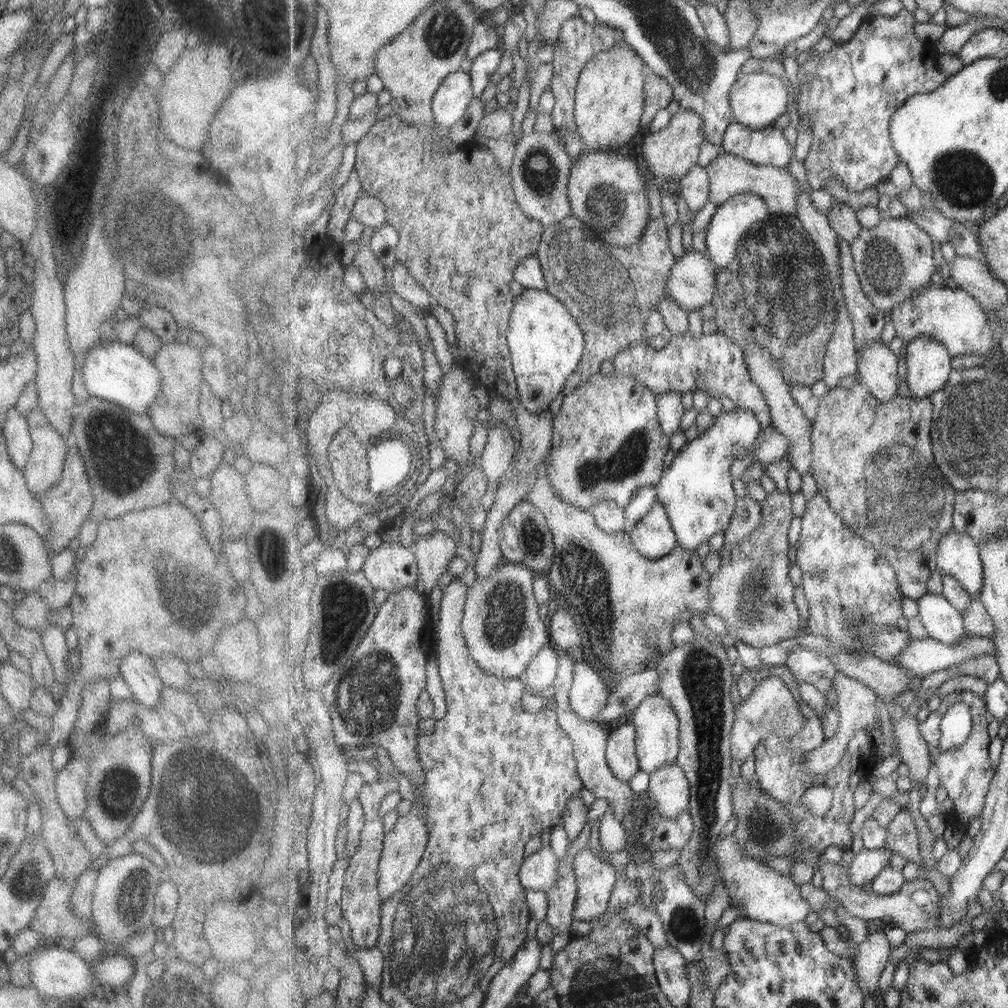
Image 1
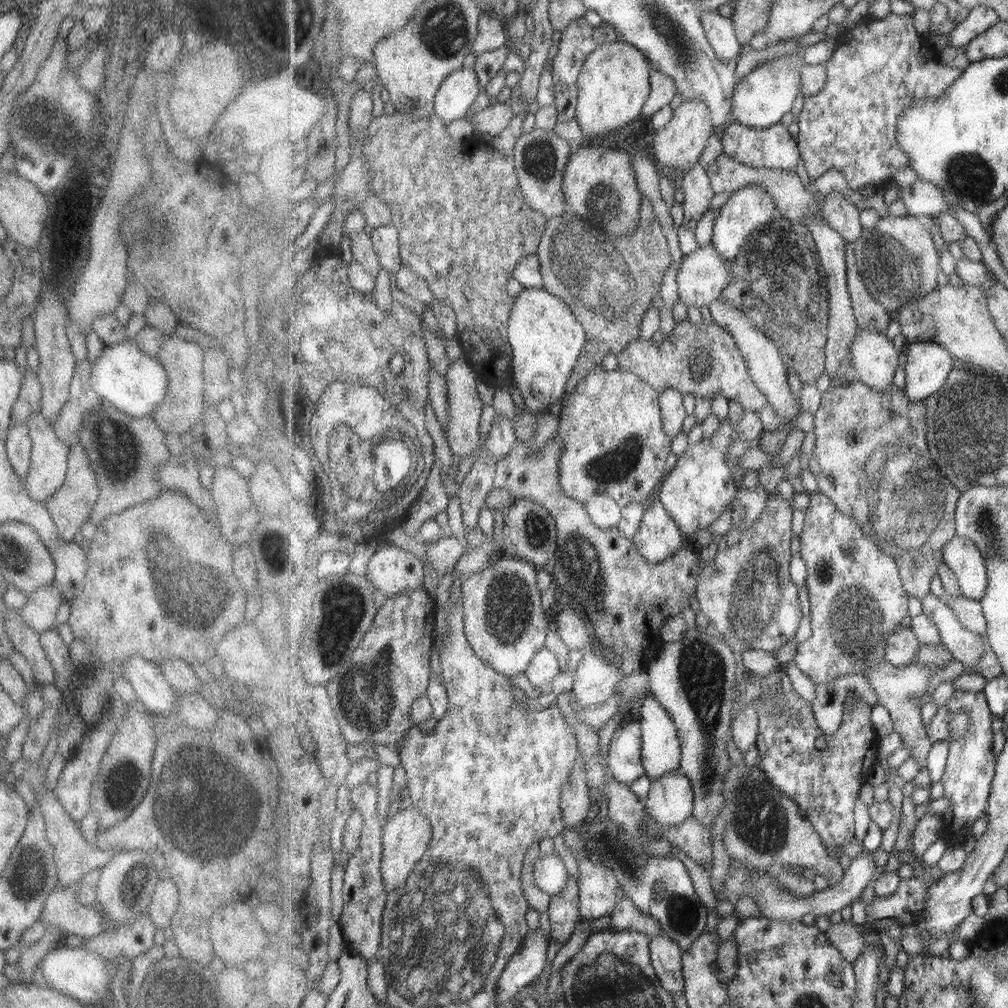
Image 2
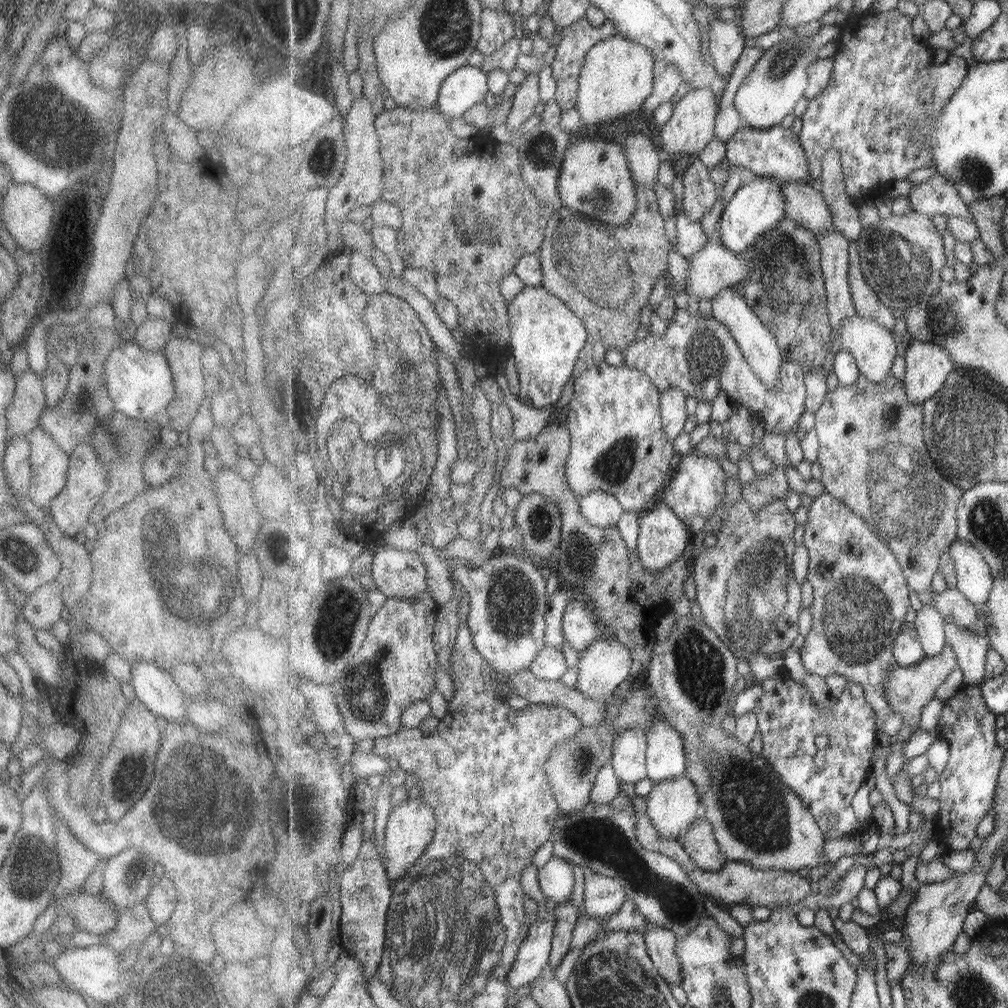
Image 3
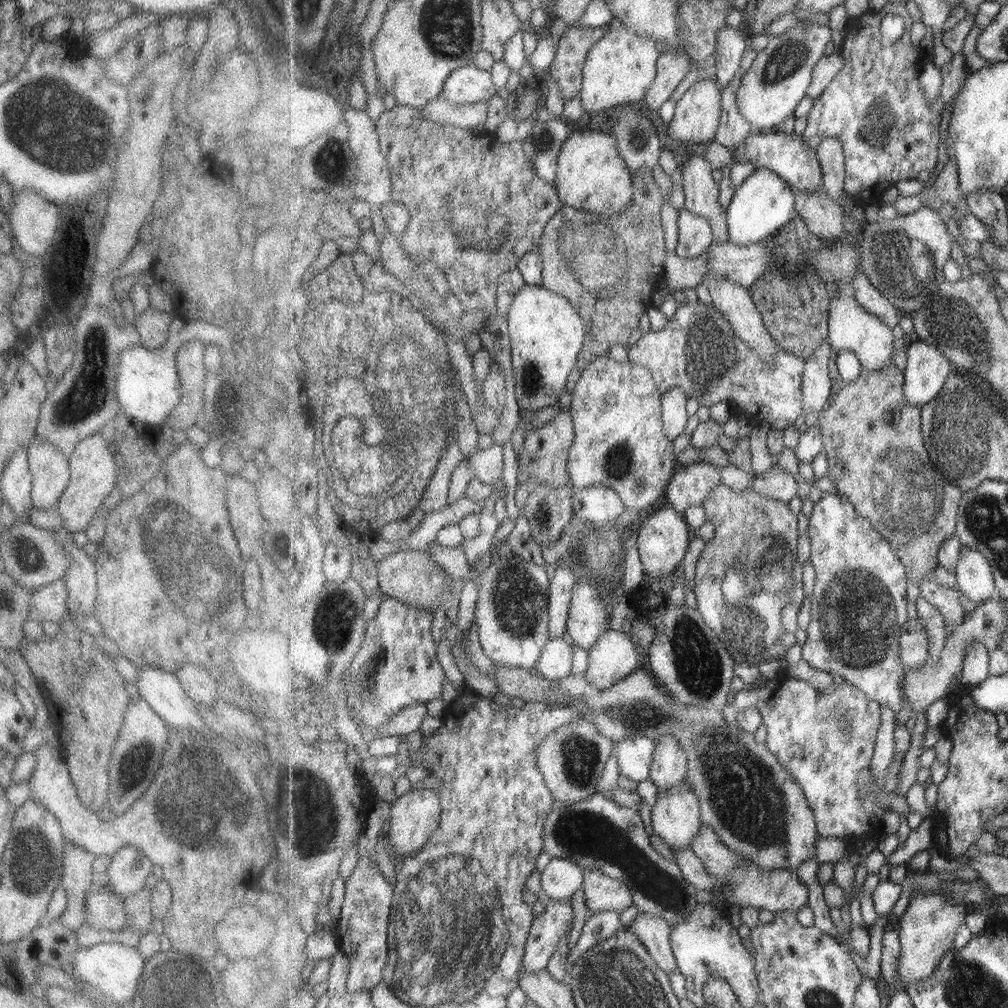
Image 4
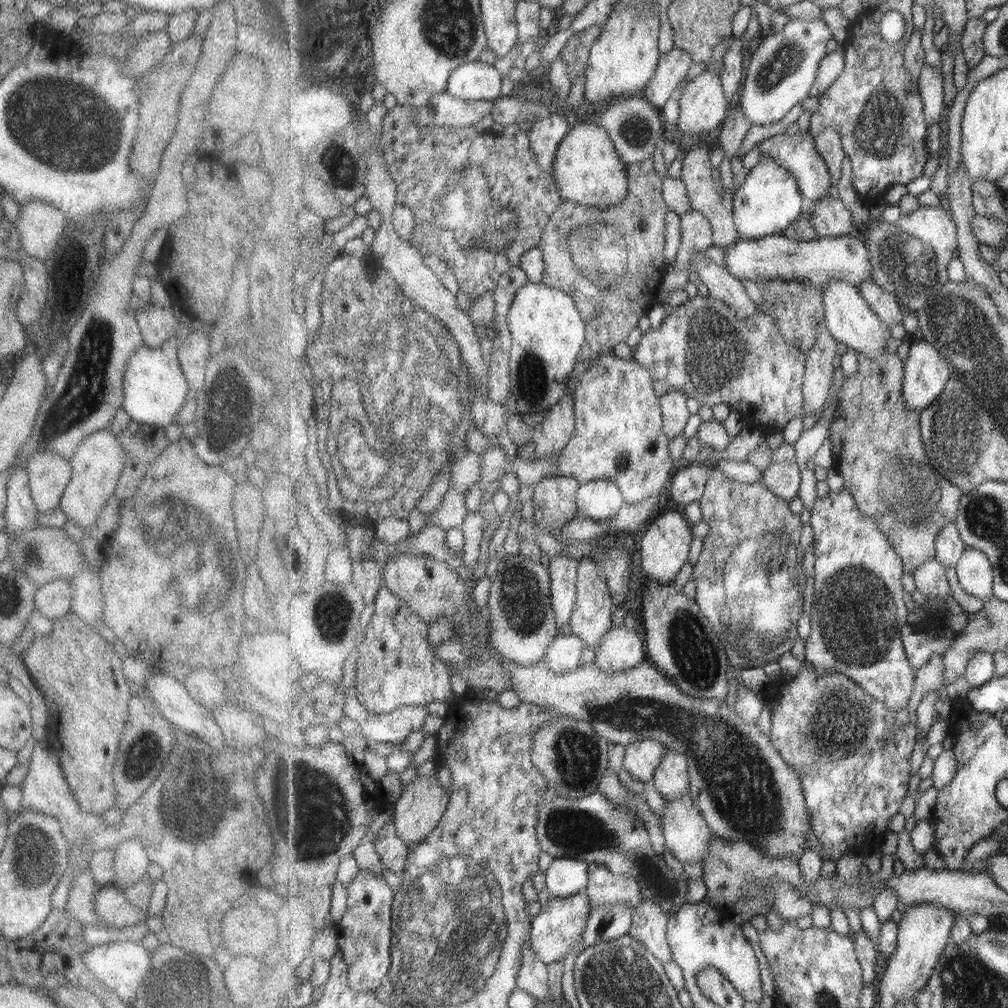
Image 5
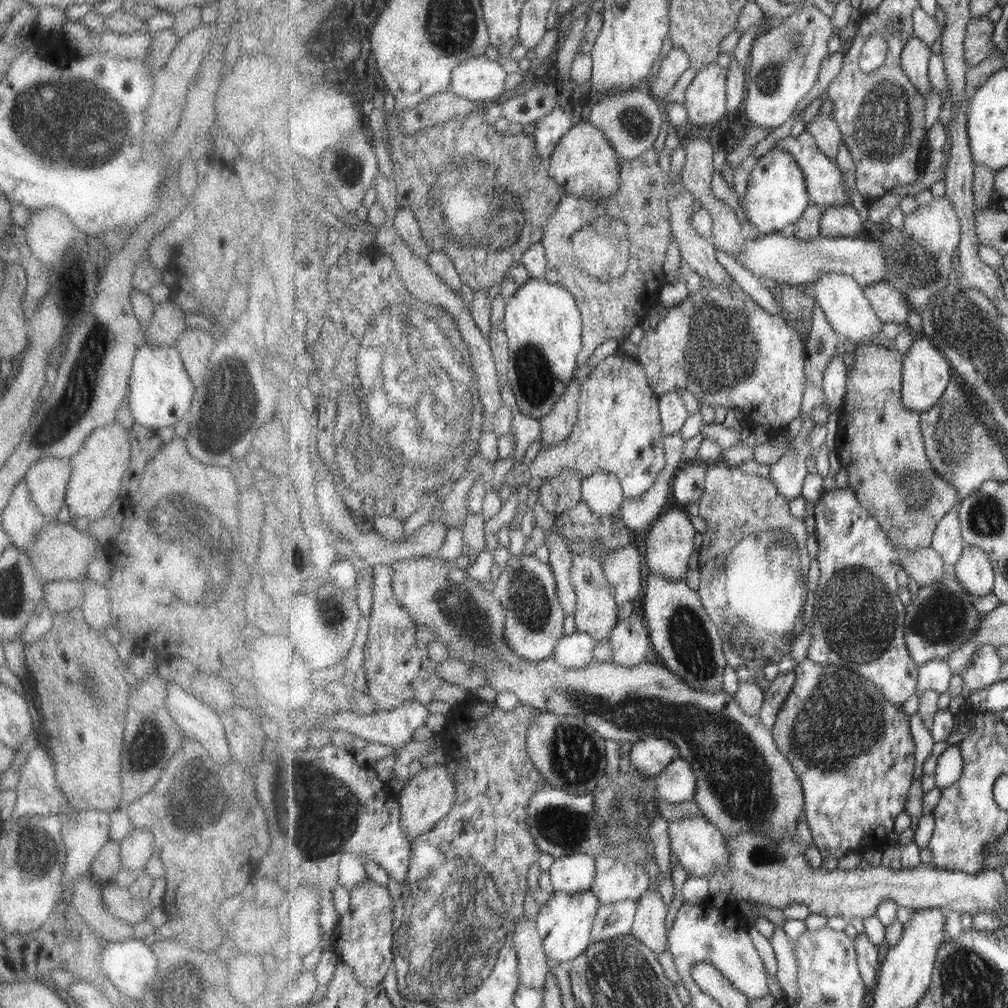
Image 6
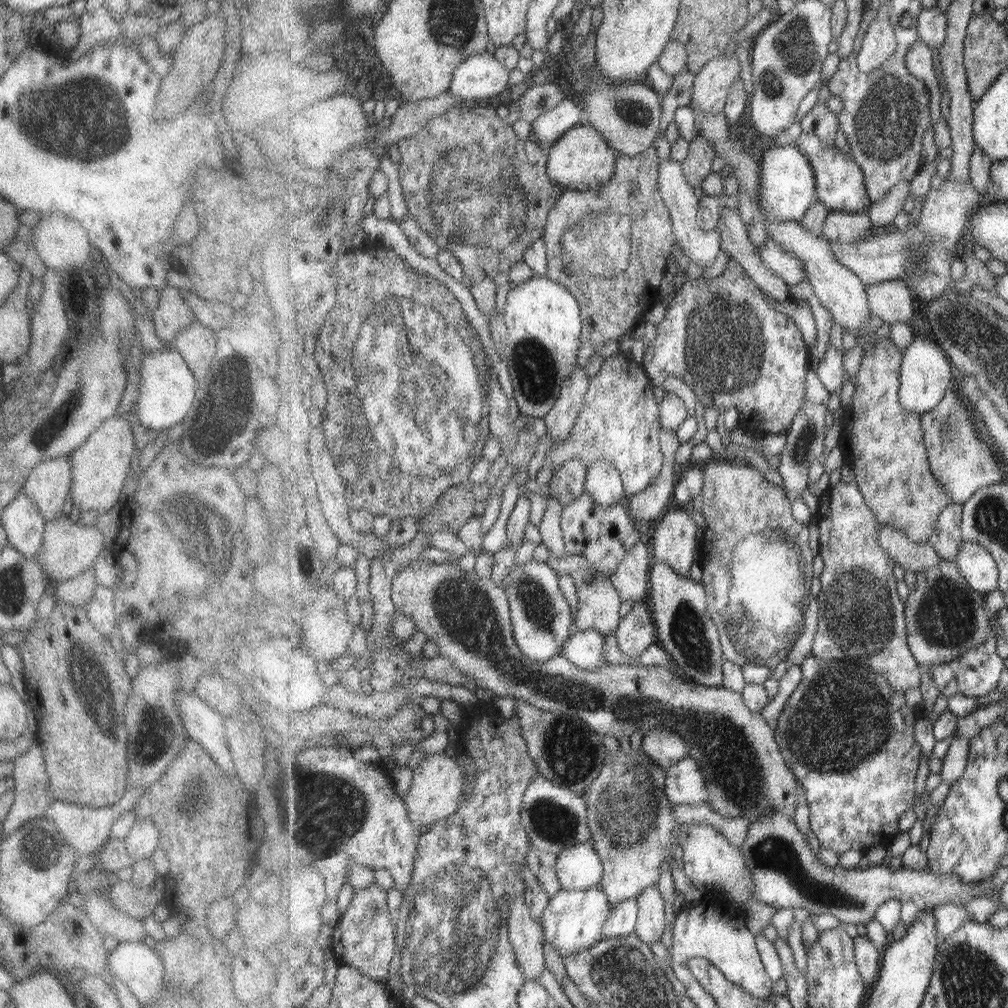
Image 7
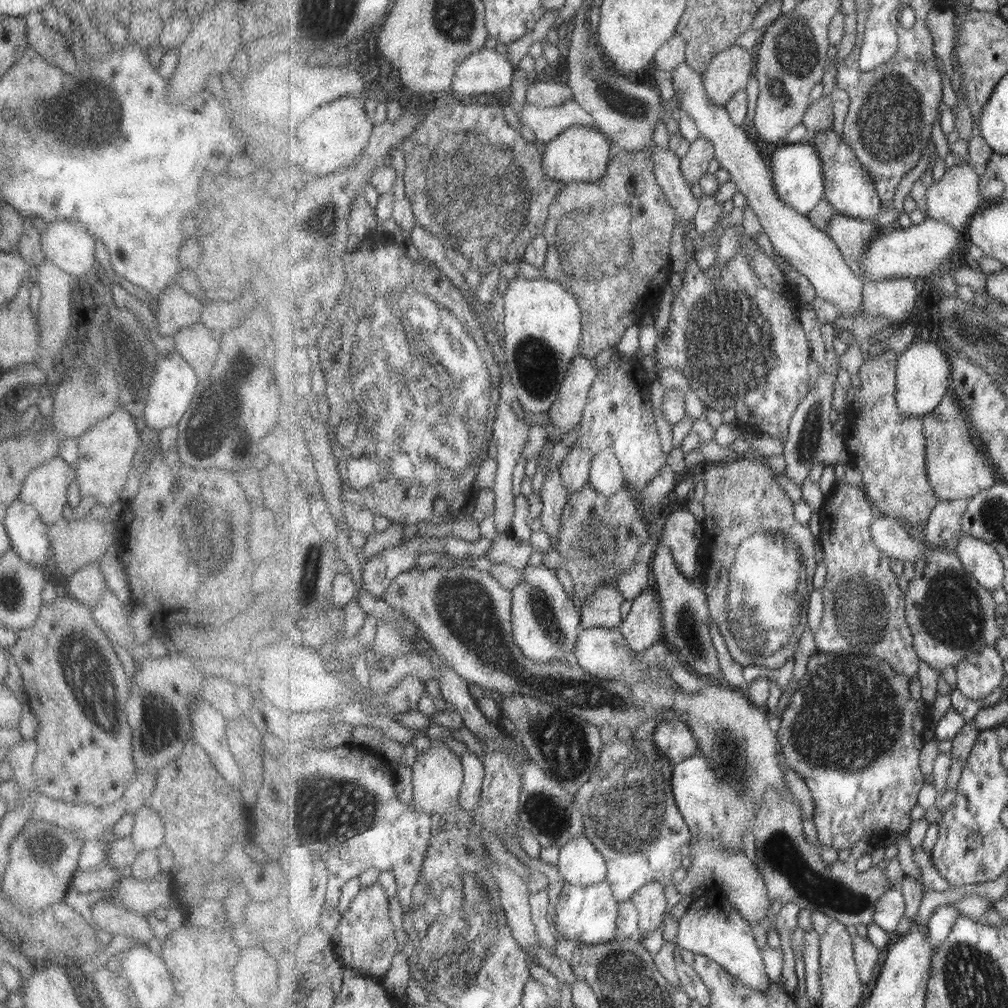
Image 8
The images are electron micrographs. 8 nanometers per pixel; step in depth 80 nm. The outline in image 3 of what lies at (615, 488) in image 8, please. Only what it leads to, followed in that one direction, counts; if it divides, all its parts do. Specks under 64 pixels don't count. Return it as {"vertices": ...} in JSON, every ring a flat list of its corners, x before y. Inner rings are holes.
{"vertices":[[597,490,587,496,579,497,582,513,599,528,609,528,620,525,623,513,626,511,620,500,603,490]]}

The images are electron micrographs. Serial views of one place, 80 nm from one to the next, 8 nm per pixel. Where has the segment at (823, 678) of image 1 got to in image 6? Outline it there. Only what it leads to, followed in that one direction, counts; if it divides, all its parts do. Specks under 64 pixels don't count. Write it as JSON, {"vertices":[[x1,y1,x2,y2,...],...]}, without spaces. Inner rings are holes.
{"vertices":[[848,485,824,491,815,505,814,520,814,535,819,543,820,577,814,597,809,659,819,665,835,665,861,675,875,685,887,701,902,706,917,692,920,665,915,663,906,644,907,607,899,598,897,582,897,572,902,569,901,554,878,519,859,502,858,495]]}

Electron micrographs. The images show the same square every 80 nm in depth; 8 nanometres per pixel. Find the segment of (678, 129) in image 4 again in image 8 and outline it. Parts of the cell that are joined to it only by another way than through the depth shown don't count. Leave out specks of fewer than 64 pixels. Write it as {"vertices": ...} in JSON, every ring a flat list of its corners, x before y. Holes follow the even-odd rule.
{"vertices":[[733,45,720,52,702,73,707,96,720,106,726,106,738,90,745,89,751,70,757,64,756,48,743,49]]}

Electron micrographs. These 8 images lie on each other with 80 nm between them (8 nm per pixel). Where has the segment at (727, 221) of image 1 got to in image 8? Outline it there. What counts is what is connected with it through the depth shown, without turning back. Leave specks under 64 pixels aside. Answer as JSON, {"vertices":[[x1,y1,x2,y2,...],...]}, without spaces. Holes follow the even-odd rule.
{"vertices":[[809,142,780,144,772,154,775,189,779,191,779,199,791,205,801,215,808,215,826,199,827,178,823,175,823,159,817,149]]}

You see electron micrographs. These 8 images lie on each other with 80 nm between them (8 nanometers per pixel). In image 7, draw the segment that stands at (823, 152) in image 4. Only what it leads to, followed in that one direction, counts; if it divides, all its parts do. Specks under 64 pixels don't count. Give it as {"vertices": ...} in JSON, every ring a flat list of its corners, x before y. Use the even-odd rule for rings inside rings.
{"vertices":[[816,102,799,122,801,134,816,134,823,142,835,144,837,130,840,128,837,114,829,110,825,102]]}

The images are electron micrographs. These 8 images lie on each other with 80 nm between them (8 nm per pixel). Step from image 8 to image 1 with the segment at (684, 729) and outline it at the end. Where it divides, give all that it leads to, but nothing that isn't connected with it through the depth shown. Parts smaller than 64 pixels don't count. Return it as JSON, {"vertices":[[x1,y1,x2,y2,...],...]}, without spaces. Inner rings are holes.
{"vertices":[[630,721,610,732,606,757,611,771,625,782,629,782,639,770,636,751,637,729]]}

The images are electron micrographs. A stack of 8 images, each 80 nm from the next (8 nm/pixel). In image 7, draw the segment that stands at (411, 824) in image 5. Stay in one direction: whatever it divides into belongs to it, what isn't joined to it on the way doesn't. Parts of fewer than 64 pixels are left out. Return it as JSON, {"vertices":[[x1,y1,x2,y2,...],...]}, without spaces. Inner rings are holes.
{"vertices":[[443,752,425,754,424,759,412,772,408,792,402,798,403,802,407,803,413,824,427,824,430,827,435,821,447,819,458,811,466,778,464,767,457,758,446,756]]}

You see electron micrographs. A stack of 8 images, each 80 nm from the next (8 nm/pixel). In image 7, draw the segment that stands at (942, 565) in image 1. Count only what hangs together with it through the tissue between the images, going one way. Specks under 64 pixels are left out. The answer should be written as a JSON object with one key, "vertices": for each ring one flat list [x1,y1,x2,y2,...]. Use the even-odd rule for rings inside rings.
{"vertices":[[964,542,956,561,971,588,983,593,999,588,998,562,978,542]]}

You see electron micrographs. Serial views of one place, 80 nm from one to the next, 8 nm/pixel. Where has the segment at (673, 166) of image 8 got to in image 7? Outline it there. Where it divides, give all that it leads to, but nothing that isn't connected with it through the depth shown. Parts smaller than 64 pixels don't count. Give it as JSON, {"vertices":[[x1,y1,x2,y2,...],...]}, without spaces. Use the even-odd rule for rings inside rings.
{"vertices":[[668,158,666,161,659,162,659,186,662,191,662,198,666,200,666,206,670,208,670,216,673,220,674,234,680,248,693,263,700,264,703,268,711,266,715,258,722,252,721,233,702,230,698,224,700,199,693,191,684,174,682,163,675,162]]}

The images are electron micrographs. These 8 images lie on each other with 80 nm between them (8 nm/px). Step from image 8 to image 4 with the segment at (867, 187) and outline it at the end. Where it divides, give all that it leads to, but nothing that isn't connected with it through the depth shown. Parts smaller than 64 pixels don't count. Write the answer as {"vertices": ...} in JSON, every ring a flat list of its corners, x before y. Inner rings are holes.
{"vertices":[[759,131,751,133,733,152,737,163,751,163,754,170,769,169,775,171,792,188,803,192,819,192,823,186,823,168,818,153,811,149,805,138,794,133,777,131]]}

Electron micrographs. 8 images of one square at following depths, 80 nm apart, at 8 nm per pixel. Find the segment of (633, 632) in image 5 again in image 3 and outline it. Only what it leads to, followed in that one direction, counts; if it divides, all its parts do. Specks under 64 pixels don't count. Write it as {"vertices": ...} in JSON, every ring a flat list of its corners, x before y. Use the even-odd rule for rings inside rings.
{"vertices":[[603,636,580,654,578,681,575,688,583,692,583,695,589,697,591,701,609,701,629,682,631,666,633,666,633,660,627,646,623,646,616,636]]}

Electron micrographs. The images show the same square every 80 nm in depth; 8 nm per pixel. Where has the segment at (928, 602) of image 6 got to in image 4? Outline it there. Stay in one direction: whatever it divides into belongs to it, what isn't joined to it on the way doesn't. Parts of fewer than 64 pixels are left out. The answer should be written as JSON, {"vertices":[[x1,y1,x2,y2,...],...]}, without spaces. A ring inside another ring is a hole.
{"vertices":[[920,618,909,619,900,634,903,663,908,669,925,668,930,662,929,635]]}

